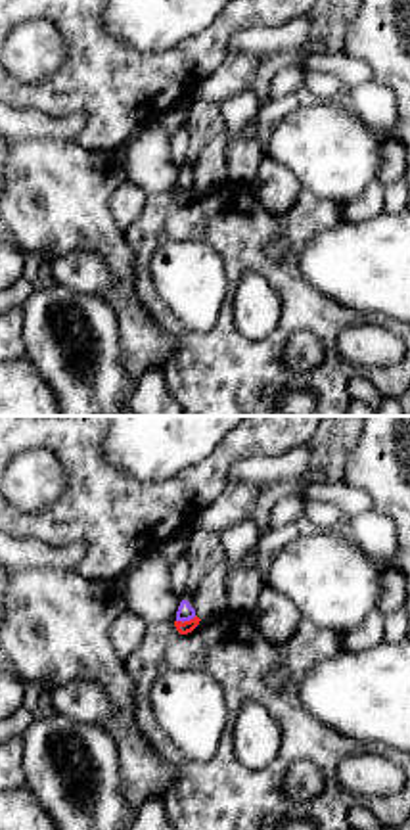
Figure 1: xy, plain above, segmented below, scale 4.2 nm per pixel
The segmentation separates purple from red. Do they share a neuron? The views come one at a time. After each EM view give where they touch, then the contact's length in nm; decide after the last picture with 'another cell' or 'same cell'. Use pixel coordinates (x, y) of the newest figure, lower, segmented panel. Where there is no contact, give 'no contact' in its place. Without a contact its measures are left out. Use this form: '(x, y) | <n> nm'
(186, 620) | 90 nm

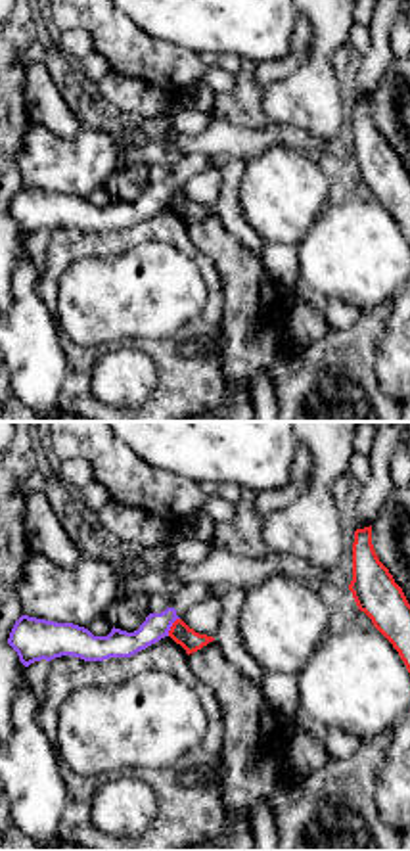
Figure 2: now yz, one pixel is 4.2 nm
(171, 625) | 90 nm

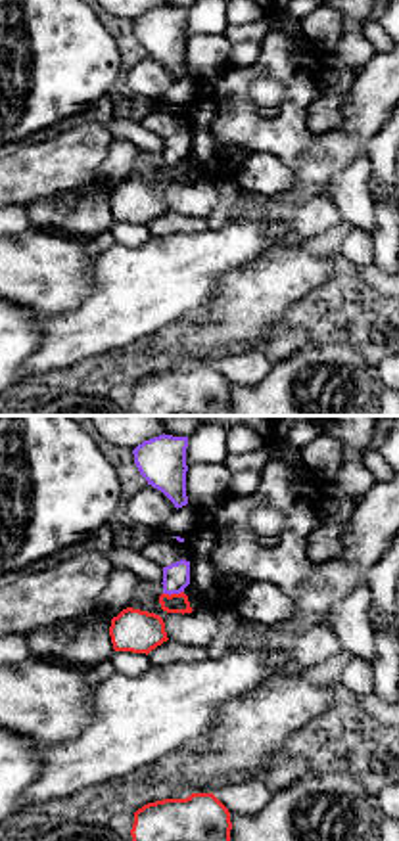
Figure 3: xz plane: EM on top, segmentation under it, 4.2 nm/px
(173, 592) | 90 nm

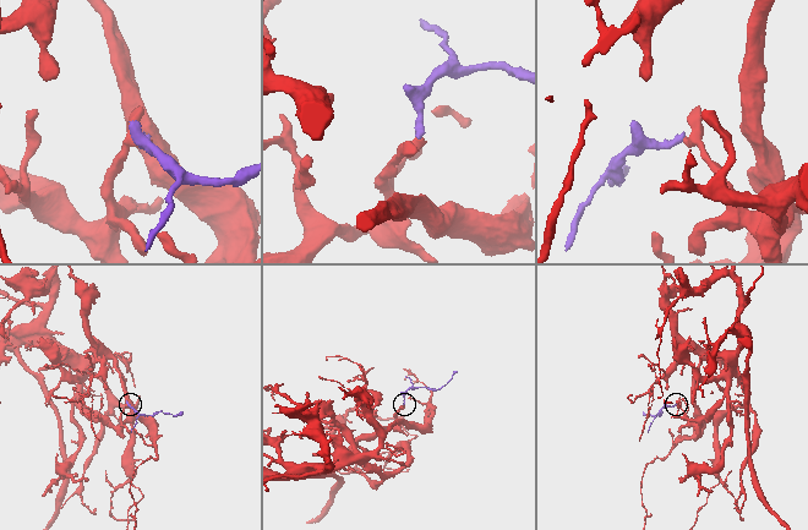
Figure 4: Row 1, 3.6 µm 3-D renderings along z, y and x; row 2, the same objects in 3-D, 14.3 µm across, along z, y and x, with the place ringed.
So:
another cell

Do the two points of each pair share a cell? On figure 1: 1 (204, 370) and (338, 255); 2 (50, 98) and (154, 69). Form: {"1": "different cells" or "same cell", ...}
{"1": "different cells", "2": "same cell"}

